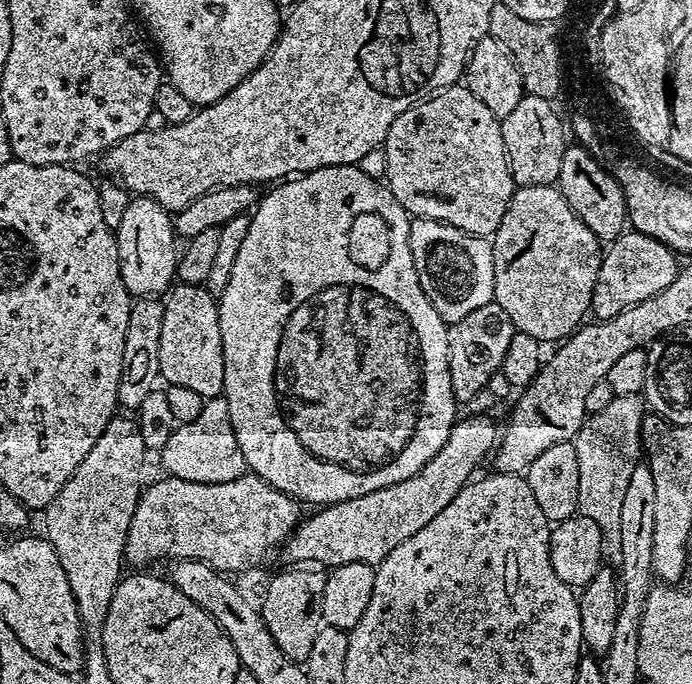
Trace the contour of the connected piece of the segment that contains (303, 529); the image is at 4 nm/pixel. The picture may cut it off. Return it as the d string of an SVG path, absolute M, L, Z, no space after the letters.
M472 416L469 420L464 418L457 419L456 425L450 430L450 438L438 454L414 478L406 478L406 482L398 482L394 486L386 486L382 490L374 490L370 494L362 494L358 498L343 500L337 504L329 504L321 507L312 517L301 519L297 524L292 535L284 541L282 552L289 556L291 563L296 566L323 566L331 570L349 564L350 562L366 562L373 566L380 563L394 550L394 546L402 546L406 538L418 534L434 514L442 514L450 502L454 502L457 494L464 489L465 484L469 483L477 475L476 467L484 459L493 455L494 449L498 443L498 428L495 428L488 420L483 420L480 416Z

